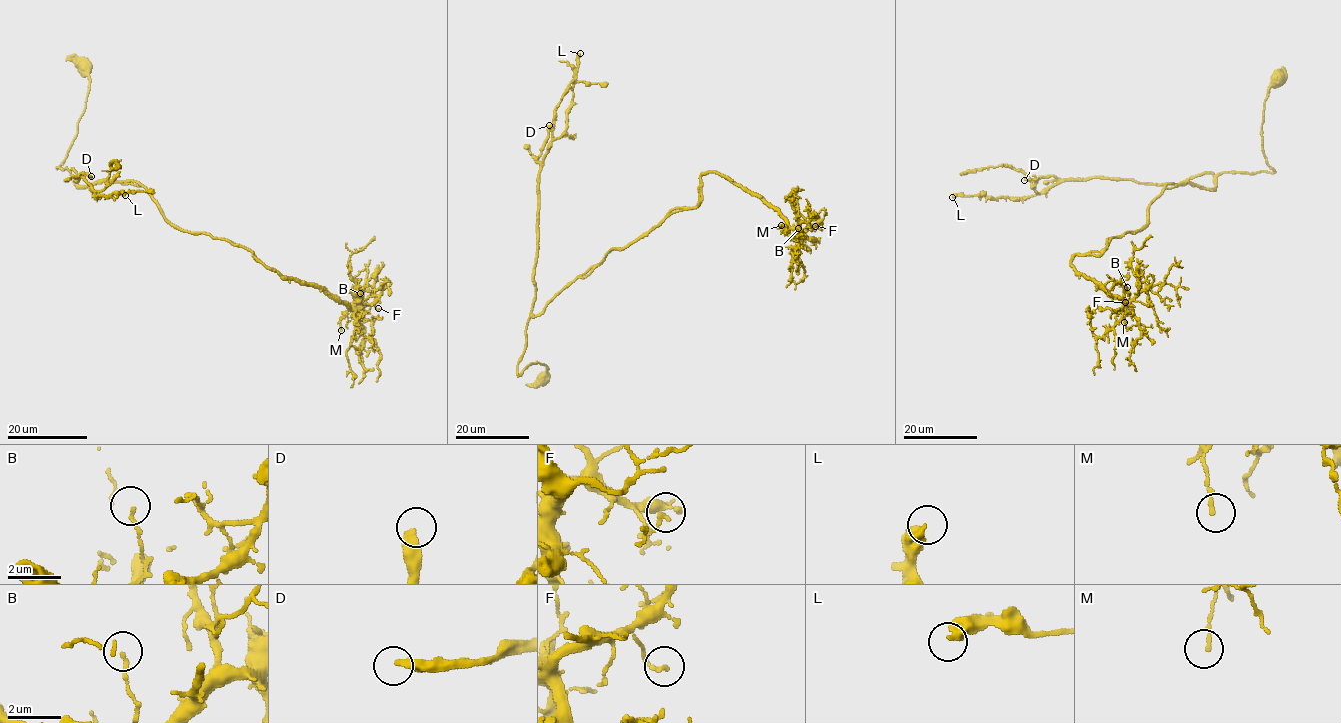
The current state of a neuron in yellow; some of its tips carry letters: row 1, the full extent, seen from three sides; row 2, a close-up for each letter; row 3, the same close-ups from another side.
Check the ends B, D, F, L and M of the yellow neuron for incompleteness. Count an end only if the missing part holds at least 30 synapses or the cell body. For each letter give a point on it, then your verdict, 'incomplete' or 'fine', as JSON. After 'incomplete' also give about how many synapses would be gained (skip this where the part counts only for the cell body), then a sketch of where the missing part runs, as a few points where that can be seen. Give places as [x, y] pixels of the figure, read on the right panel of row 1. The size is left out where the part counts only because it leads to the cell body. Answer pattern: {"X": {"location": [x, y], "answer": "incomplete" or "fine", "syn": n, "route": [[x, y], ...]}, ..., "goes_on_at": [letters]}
{"B": {"location": [1127, 287], "answer": "fine"}, "D": {"location": [1024, 180], "answer": "incomplete", "syn": 90, "route": [[1024, 180], [1012, 180], [1002, 196], [975, 204], [972, 198], [986, 194], [996, 183]]}, "F": {"location": [1125, 302], "answer": "fine"}, "L": {"location": [952, 197], "answer": "fine"}, "M": {"location": [1124, 322], "answer": "fine"}, "goes_on_at": ["D"]}

